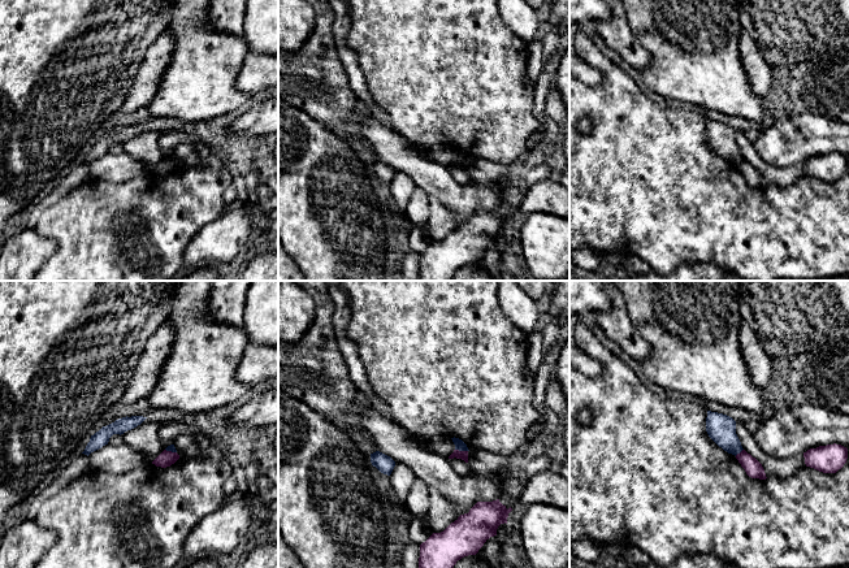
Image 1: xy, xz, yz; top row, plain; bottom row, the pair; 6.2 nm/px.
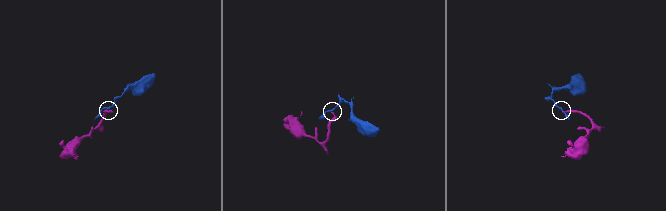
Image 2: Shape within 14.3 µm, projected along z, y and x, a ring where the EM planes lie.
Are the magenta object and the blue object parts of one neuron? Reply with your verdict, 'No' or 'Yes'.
No

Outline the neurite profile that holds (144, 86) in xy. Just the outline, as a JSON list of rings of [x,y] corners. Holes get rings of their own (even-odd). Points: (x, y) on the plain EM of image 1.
[[[168,32],[160,35],[148,47],[118,113],[126,116],[150,104],[157,92],[157,87],[170,61],[173,49],[174,39]]]

